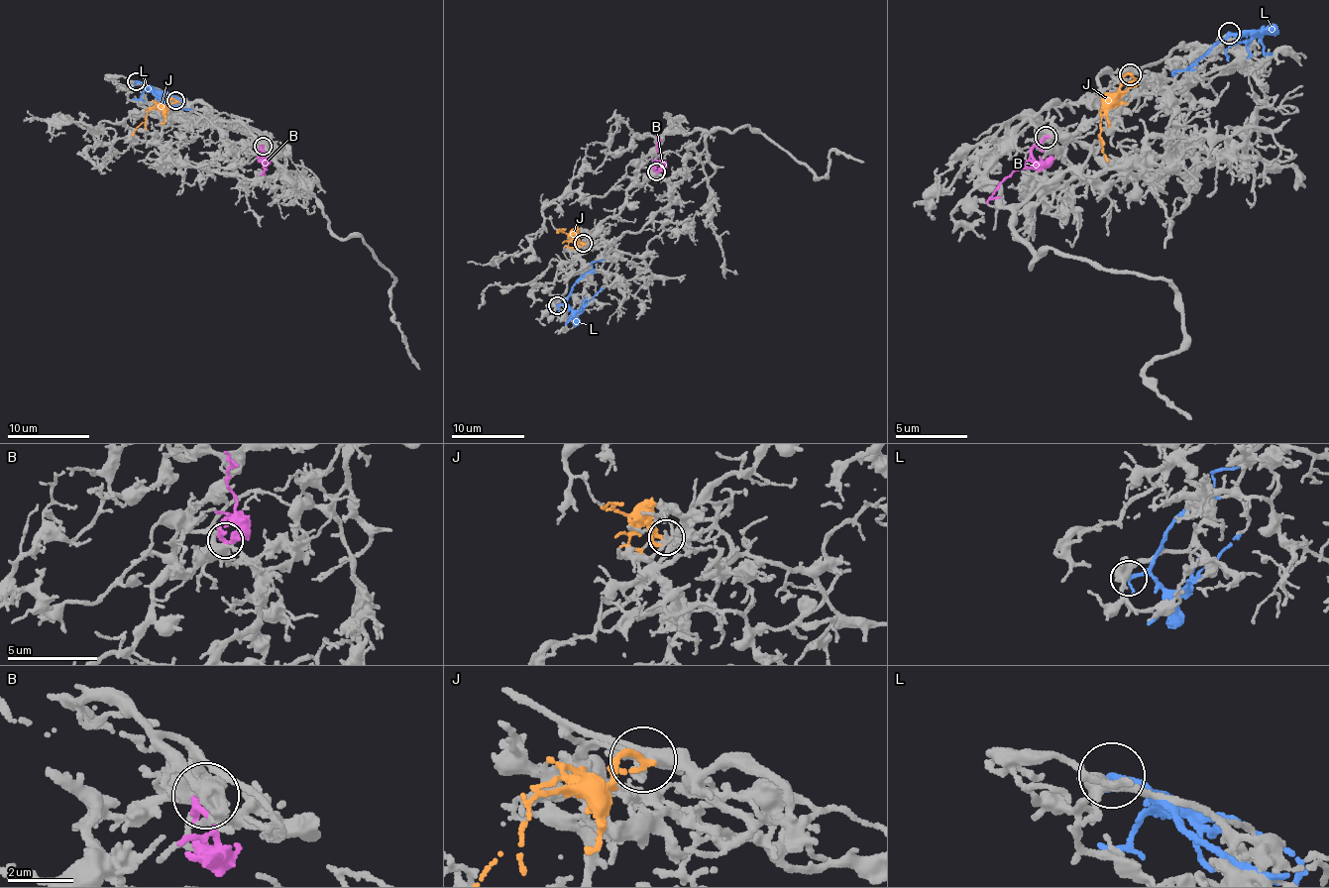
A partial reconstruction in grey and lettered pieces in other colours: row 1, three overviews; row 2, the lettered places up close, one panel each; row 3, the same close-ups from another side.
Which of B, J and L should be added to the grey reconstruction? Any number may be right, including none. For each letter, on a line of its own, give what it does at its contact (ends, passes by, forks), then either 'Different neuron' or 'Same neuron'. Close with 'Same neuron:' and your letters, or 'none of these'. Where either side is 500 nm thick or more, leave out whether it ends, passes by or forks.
B: It ends there. Same neuron
J: It ends there. Different neuron
L: It ends there. Different neuron
Same neuron: B

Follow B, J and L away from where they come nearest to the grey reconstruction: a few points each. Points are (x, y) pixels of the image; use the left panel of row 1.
B: (263, 147), (261, 151), (267, 161), (260, 175)
J: (175, 101), (171, 99), (166, 107), (149, 109), (134, 136)
L: (136, 81), (175, 107), (191, 109)

